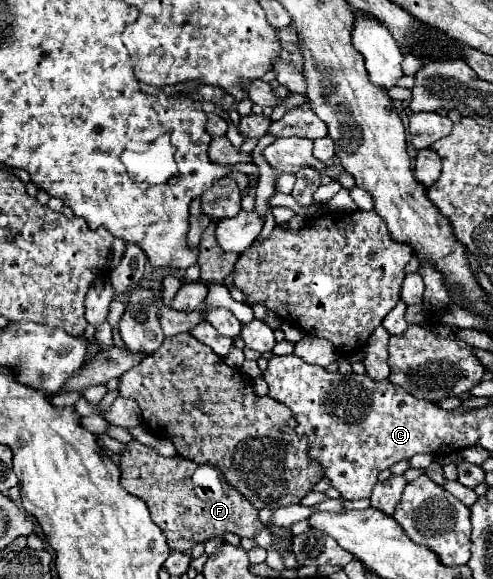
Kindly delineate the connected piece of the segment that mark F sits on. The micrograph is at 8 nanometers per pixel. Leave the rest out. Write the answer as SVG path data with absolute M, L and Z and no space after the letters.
M129 441L121 451L119 471L121 487L147 503L151 519L165 533L171 551L185 553L193 545L223 537L225 533L253 539L265 527L259 521L259 511L239 491L229 487L219 469L211 465L197 465L195 471L183 471L183 457L163 457L153 447Z

